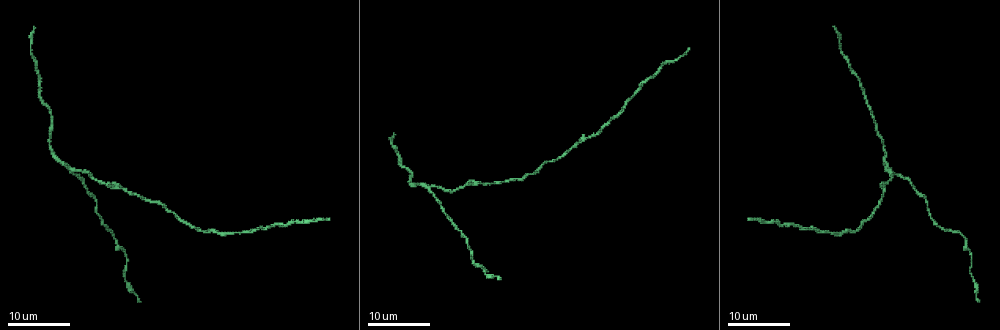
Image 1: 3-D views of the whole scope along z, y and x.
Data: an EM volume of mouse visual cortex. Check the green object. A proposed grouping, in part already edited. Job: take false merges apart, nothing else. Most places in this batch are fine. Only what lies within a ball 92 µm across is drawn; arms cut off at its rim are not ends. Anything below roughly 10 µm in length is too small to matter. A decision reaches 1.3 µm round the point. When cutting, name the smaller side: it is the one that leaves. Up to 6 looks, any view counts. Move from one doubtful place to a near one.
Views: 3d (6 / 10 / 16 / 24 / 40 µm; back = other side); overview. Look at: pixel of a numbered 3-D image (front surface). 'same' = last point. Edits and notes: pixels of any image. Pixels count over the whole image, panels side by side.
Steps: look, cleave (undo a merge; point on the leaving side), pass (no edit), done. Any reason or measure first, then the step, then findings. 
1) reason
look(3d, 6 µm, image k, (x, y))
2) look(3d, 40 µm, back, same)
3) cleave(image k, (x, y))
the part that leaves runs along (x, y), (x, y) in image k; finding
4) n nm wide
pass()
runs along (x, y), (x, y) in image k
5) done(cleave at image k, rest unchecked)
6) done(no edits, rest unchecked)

thick turns thin
look(3d, 16 µm, image 1, (51, 152))

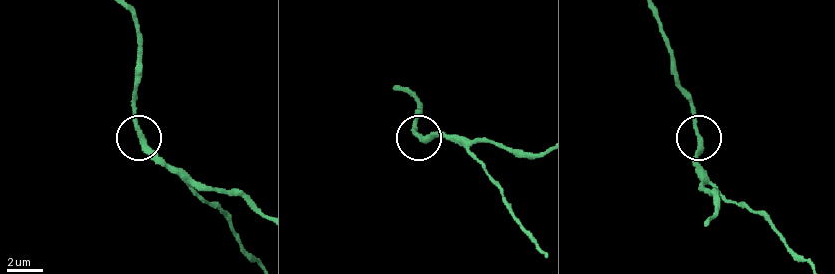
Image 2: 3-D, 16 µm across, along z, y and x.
closer look
look(3d, 6 µm, image 2, (139, 134))

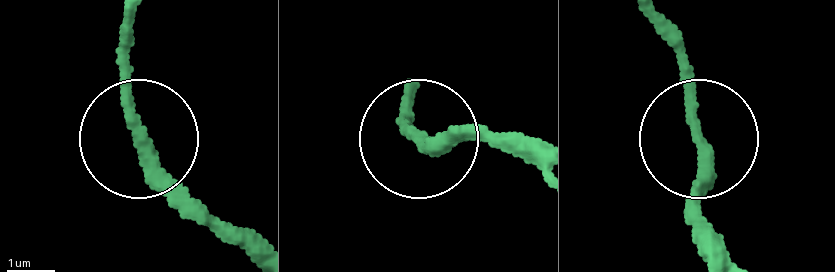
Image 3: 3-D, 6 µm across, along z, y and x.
look(3d, 6 µm, back, image 3, (700, 139))

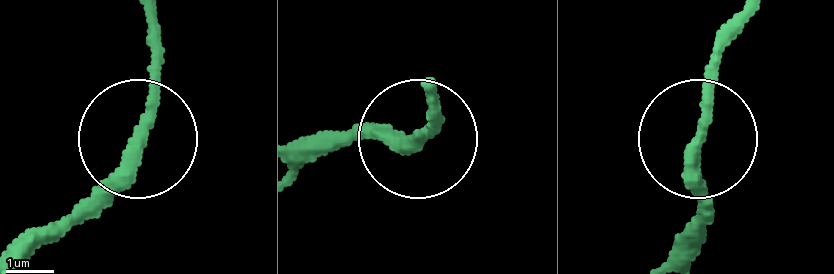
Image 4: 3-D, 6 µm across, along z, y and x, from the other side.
280 nm wide
pass()
runs along (24, 256), (128, 148), (155, 77), (155, 33) in image 4; all the same neuron

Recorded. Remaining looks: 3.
look(3d, 16 µm, image 1, (462, 232))

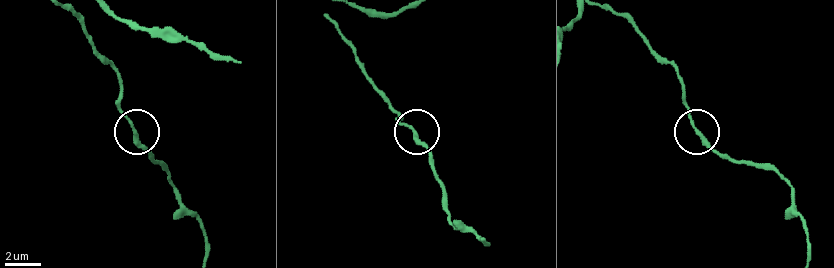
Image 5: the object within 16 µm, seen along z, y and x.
look(3d, 6 µm, image 5, (412, 131))

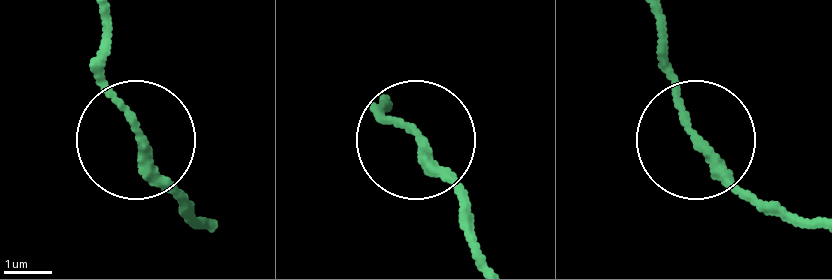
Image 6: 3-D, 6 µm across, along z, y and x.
pass()
runs along (657, 26), (677, 110), (764, 213) in image 6; all the same neuron

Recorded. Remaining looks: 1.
done(no edits, rest unchecked)

